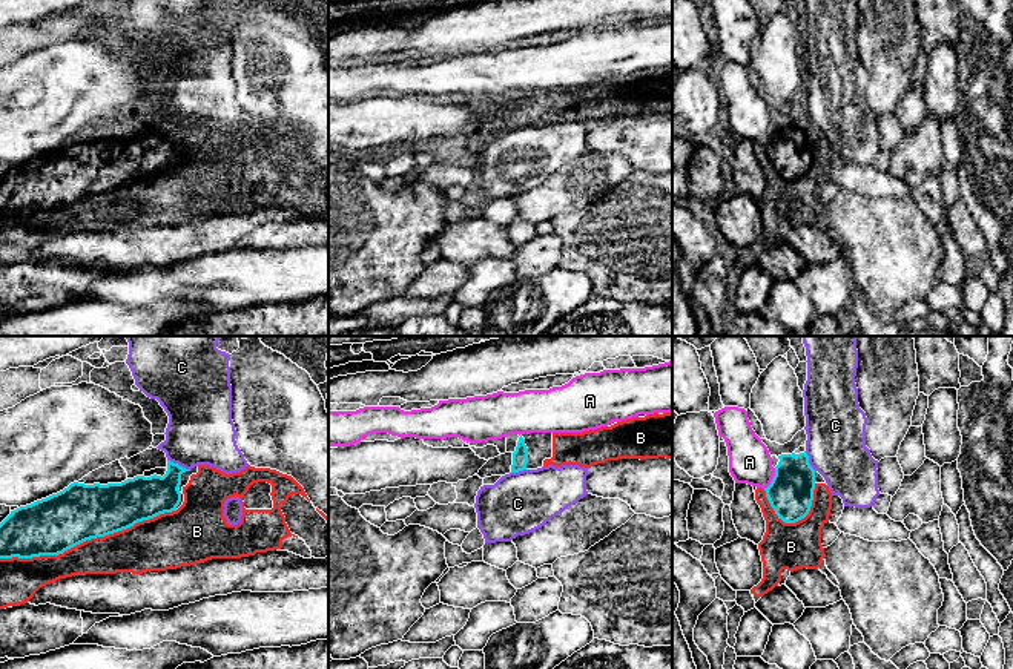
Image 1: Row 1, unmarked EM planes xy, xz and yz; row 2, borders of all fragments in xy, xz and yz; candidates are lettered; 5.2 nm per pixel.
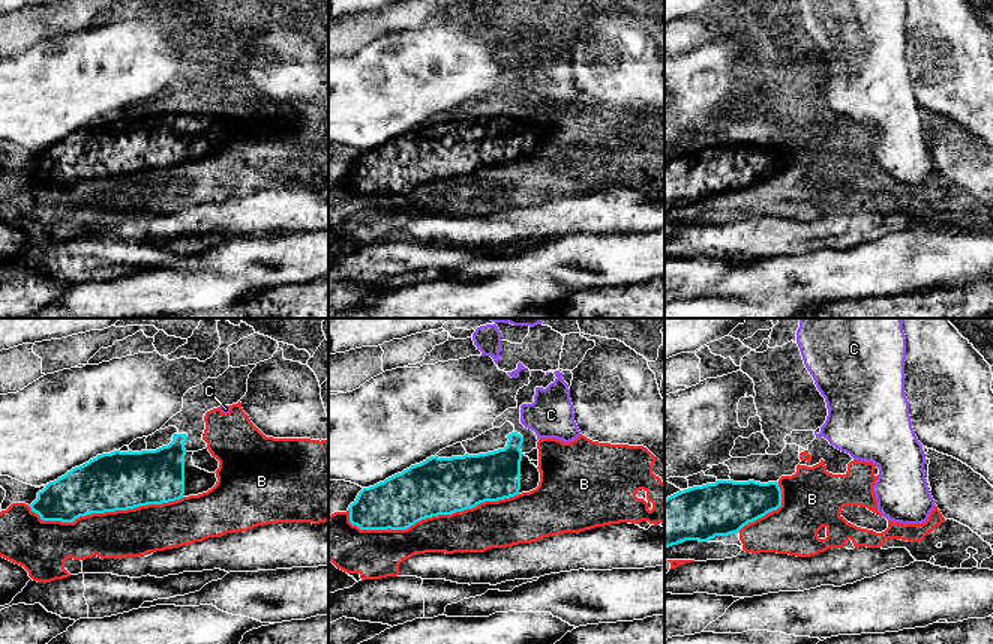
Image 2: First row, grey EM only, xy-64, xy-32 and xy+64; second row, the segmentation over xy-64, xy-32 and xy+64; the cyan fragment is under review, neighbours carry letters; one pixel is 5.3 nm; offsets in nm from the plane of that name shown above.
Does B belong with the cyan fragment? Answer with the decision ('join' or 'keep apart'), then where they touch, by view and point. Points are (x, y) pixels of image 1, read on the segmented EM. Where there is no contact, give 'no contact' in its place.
join | xy (88, 539)

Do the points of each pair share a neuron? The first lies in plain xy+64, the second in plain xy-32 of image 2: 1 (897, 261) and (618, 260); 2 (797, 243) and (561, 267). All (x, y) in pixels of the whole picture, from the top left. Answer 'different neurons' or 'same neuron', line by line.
1: same neuron
2: different neurons

